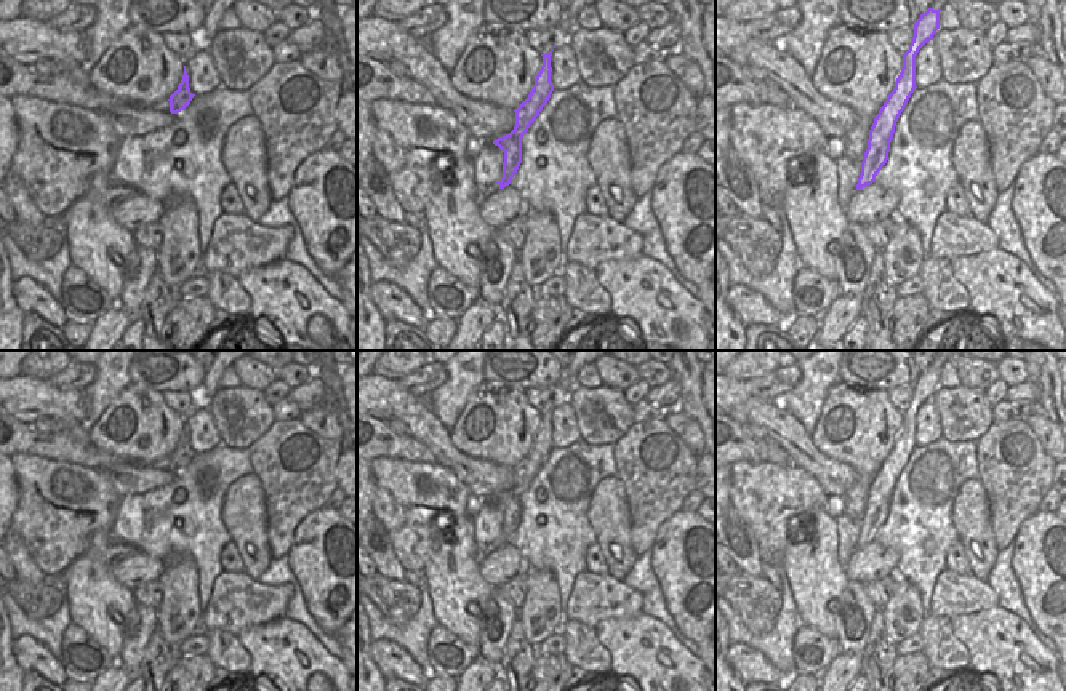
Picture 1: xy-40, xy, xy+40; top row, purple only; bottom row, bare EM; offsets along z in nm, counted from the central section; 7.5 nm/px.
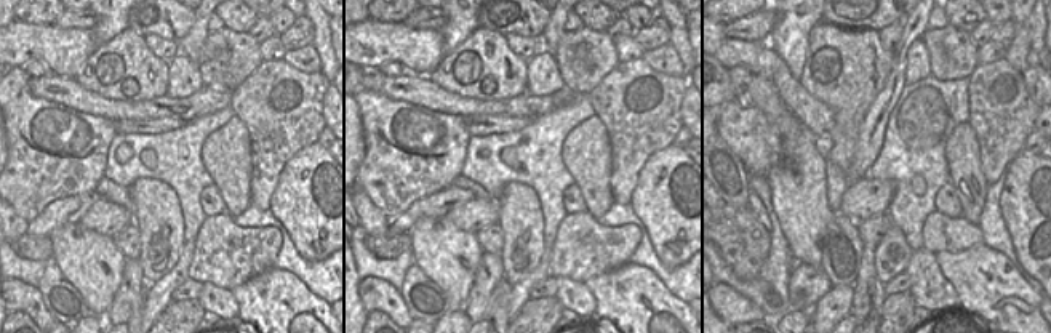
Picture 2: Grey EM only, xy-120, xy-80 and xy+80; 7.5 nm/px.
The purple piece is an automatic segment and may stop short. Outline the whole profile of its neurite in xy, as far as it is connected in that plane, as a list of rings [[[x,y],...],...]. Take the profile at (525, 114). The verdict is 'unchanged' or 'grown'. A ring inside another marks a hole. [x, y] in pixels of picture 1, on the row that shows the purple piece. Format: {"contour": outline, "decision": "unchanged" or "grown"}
{"contour": [[[552,51],[541,56],[543,56],[543,66],[535,78],[535,85],[528,98],[514,110],[515,112],[514,130],[509,134],[493,141],[493,144],[504,152],[503,178],[499,182],[485,189],[483,192],[479,190],[480,200],[485,200],[491,194],[511,184],[514,174],[517,173],[522,163],[522,138],[528,131],[531,123],[536,120],[543,107],[547,104],[554,91],[554,85],[551,82]]], "decision": "grown"}

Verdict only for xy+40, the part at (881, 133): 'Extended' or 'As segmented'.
As segmented.

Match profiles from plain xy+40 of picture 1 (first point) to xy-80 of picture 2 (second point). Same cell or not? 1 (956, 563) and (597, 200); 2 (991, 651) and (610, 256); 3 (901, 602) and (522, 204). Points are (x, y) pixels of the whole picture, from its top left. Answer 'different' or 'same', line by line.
1: different
2: different
3: same

